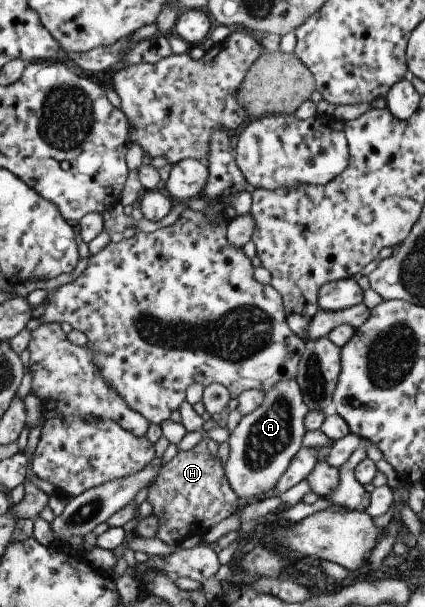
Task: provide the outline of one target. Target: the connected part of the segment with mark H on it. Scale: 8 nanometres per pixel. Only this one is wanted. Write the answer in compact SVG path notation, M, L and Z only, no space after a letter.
M203 435L201 440L191 449L177 452L175 456L159 467L154 482L149 487L146 499L152 507L152 514L157 518L158 526L154 536L163 541L165 545L179 545L181 541L191 535L199 535L201 538L205 531L212 525L223 521L236 509L236 495L229 487L220 459L217 457L218 443Z

